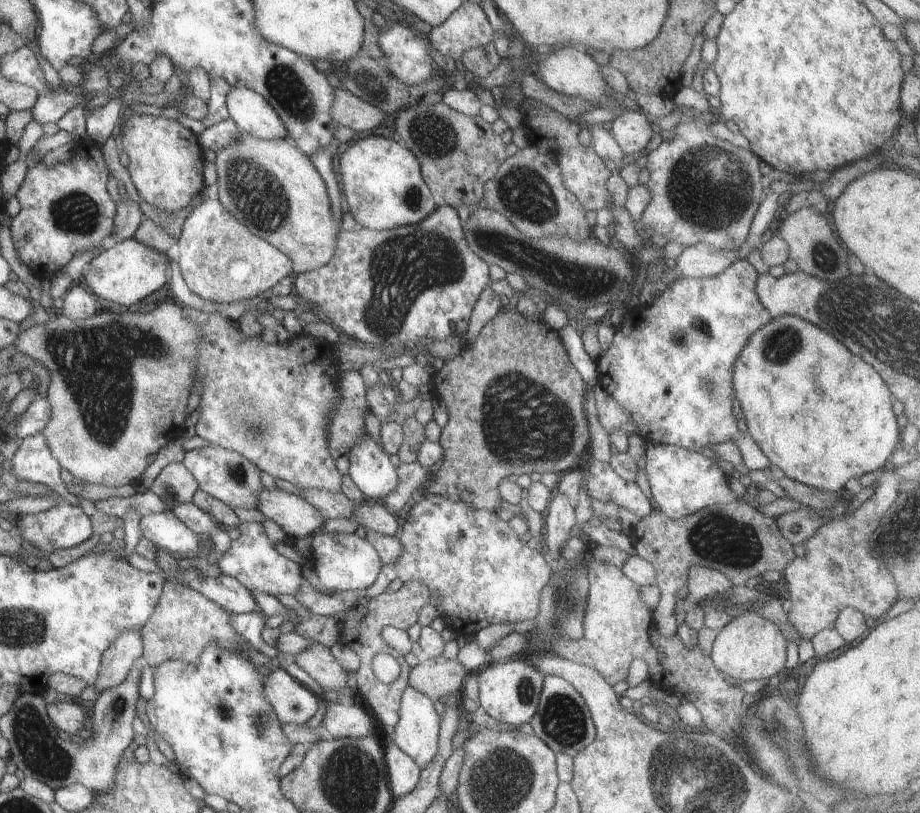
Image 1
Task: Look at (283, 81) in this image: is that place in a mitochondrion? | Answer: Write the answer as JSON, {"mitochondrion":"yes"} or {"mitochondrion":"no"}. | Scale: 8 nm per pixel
{"mitochondrion":"yes"}

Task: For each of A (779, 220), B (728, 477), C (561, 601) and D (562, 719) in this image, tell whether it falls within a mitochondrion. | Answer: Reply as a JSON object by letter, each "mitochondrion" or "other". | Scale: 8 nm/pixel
{"A":"other","B":"other","C":"mitochondrion","D":"mitochondrion"}

